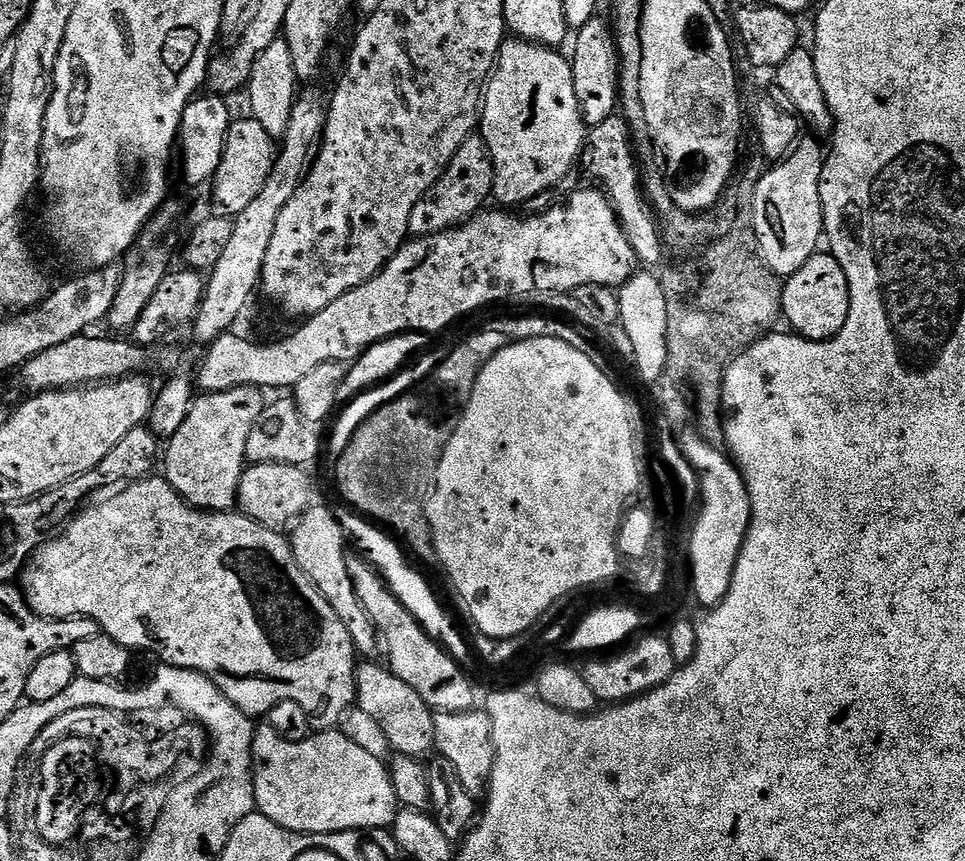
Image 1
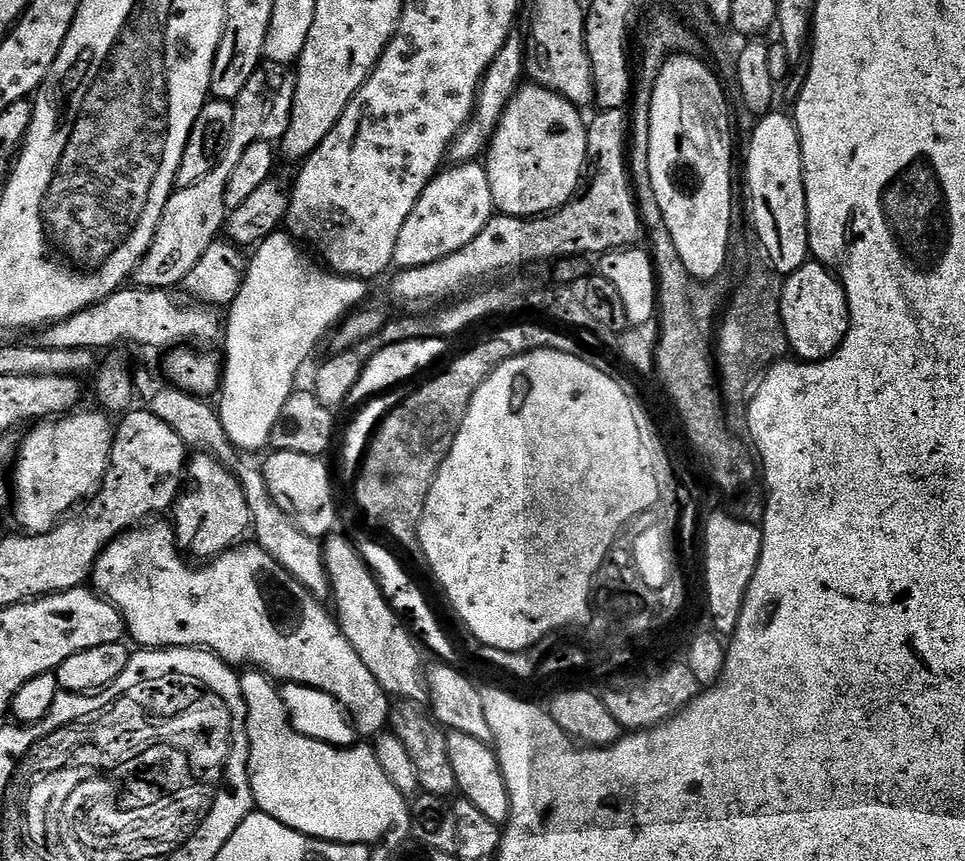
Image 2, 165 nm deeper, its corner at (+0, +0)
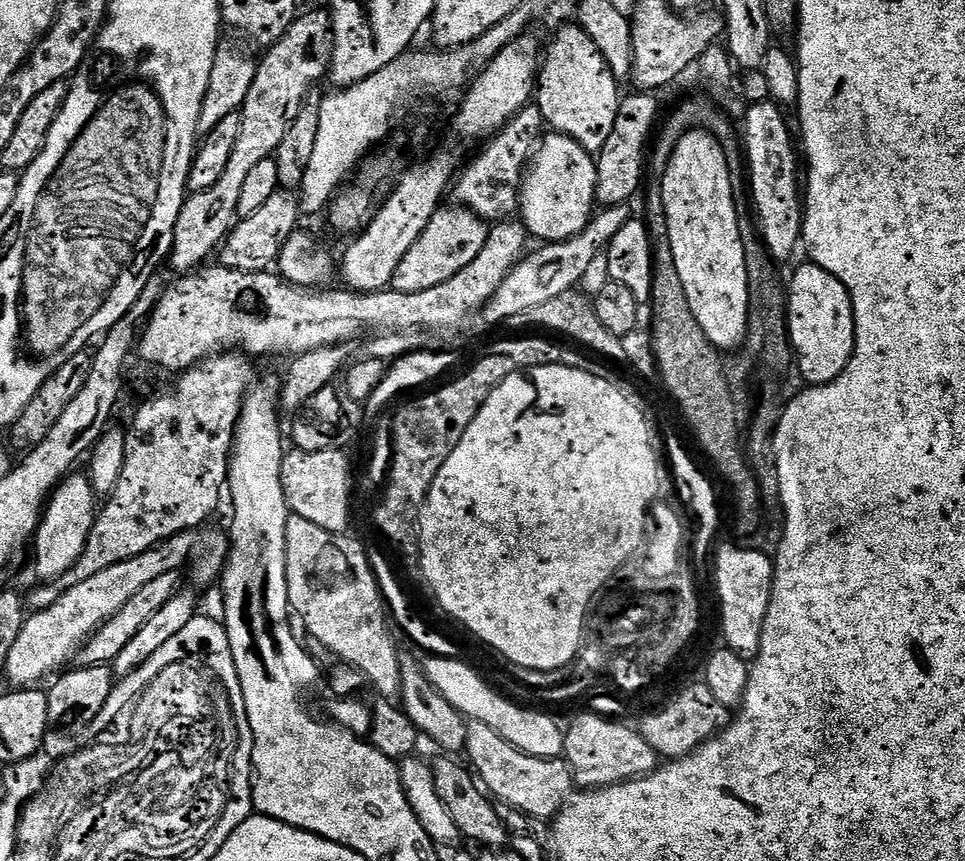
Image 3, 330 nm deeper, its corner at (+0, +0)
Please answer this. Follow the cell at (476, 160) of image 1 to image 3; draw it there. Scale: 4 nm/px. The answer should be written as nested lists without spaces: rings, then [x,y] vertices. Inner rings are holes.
[[[442,206],[430,218],[426,230],[412,246],[406,250],[402,260],[398,262],[398,268],[394,270],[394,278],[390,285],[391,291],[402,294],[418,294],[418,290],[430,290],[434,286],[442,286],[458,270],[466,270],[478,254],[482,254],[482,246],[486,246],[490,228],[472,211],[463,206]]]

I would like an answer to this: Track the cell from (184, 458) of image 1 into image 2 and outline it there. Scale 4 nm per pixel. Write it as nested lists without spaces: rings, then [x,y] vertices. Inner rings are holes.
[[[205,454],[193,455],[186,476],[190,481],[190,487],[177,500],[174,509],[174,517],[176,516],[176,524],[174,523],[176,543],[181,553],[187,554],[193,561],[207,562],[214,560],[217,556],[221,556],[222,553],[228,552],[241,543],[245,539],[244,531],[249,531],[252,528],[250,502],[246,502],[246,493],[242,490],[236,475],[212,456]]]

